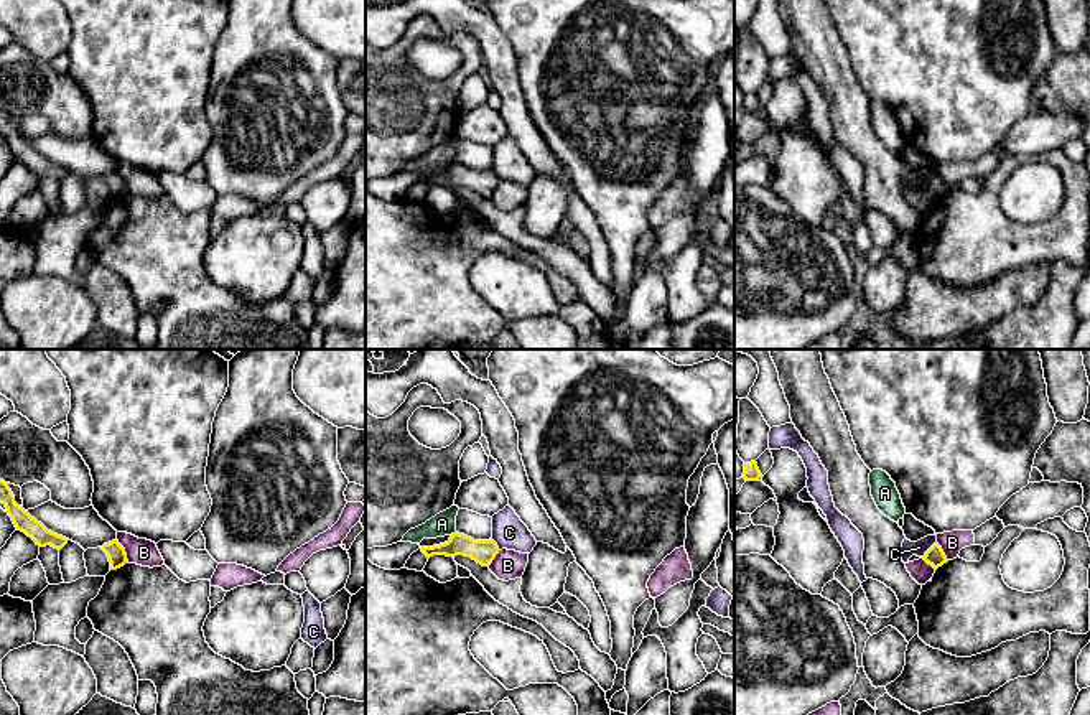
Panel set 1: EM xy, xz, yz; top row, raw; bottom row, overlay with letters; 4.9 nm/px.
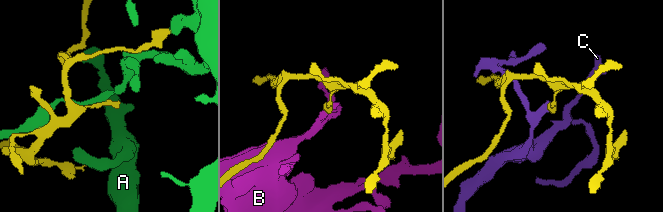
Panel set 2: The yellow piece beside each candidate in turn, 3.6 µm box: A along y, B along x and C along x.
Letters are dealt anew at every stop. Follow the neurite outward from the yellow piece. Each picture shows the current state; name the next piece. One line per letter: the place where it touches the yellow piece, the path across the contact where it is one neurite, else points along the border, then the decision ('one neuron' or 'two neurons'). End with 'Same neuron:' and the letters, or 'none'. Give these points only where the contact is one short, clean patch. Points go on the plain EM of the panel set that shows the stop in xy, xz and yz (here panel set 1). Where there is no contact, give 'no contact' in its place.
A: contact xz (451, 165); two neurons
B: contact xy (124, 182); border xy (116, 170), (129, 193); two neurons
C: contact yz (929, 180); border yz (936, 172), (922, 188); two neurons
Same neuron: none

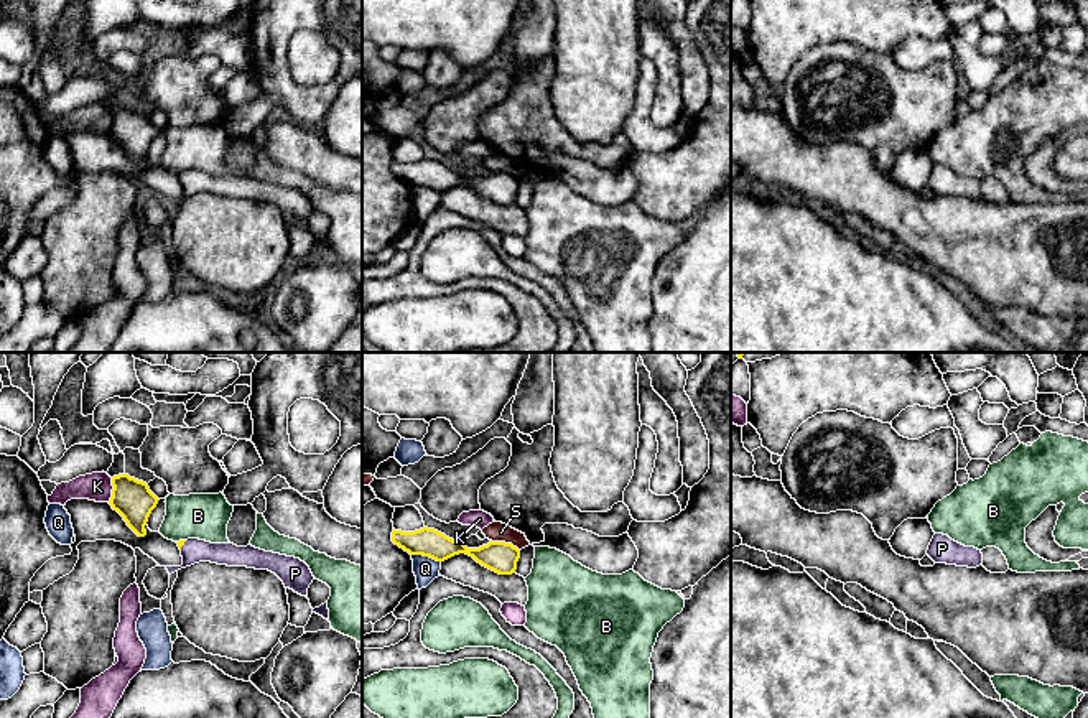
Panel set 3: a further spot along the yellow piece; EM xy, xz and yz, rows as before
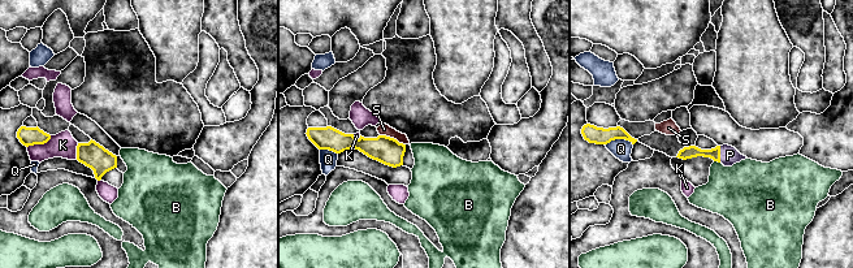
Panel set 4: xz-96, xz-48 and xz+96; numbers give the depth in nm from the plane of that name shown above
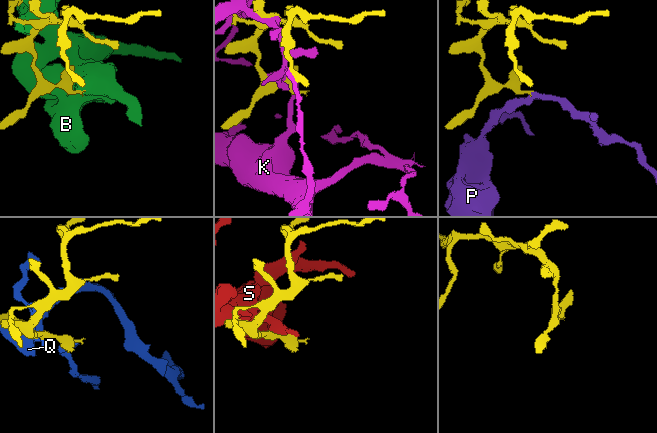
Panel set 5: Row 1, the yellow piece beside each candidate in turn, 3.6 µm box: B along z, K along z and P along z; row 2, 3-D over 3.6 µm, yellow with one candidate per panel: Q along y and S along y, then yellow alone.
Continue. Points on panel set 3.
B: contact xy (180, 172); two neurons
K: contact xy (112, 121); two neurons
P: contact xy (183, 175); way xy (181, 173), (183, 175), (195, 181); one neuron
Q: contact xz (427, 186); two neurons
S: contact xz (504, 173); two neurons
Same neuron: P

